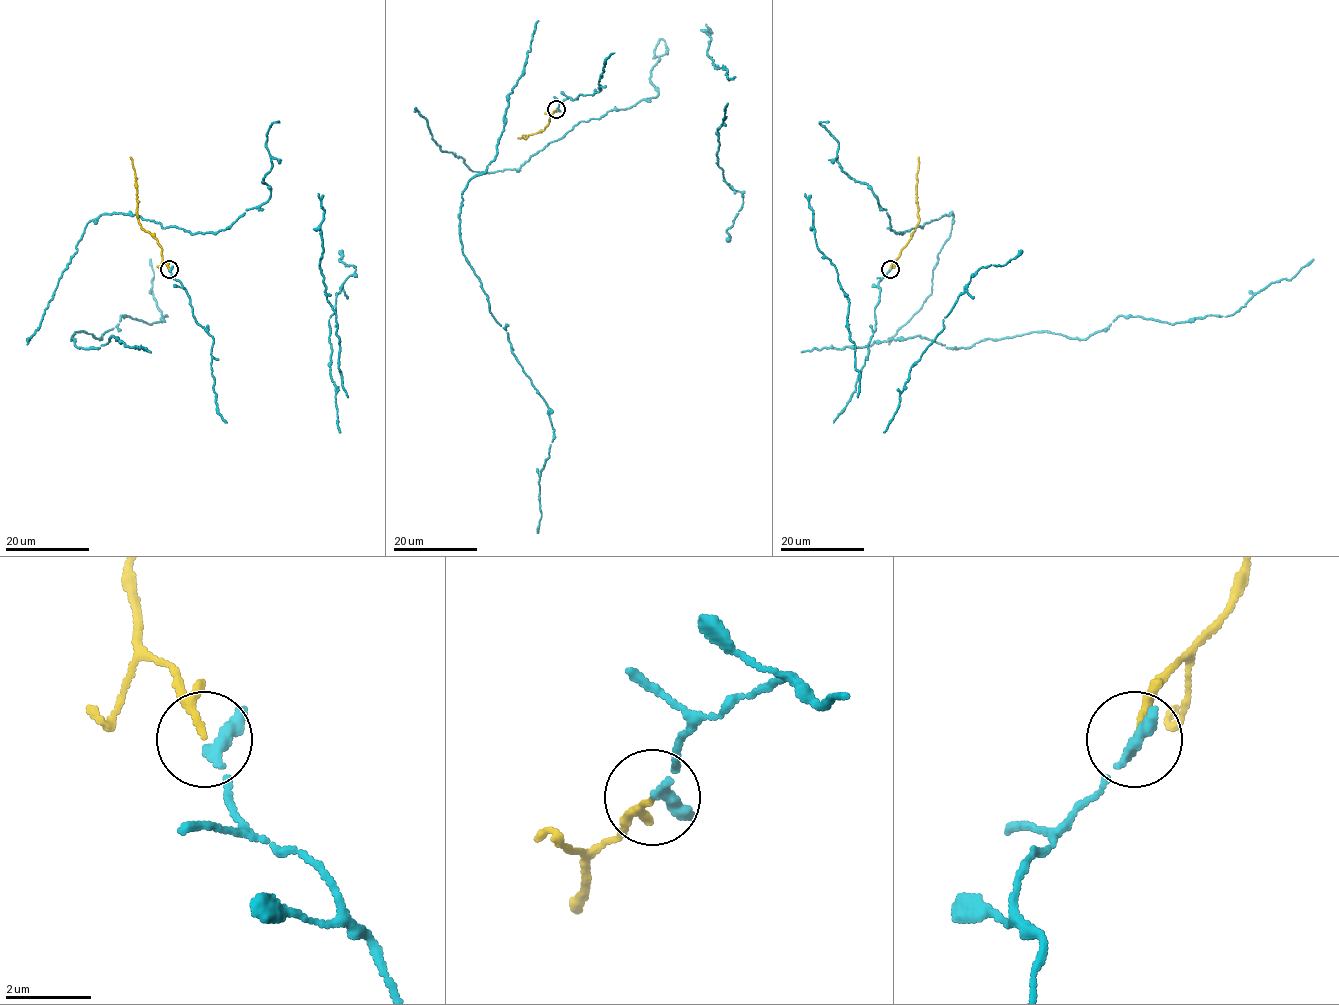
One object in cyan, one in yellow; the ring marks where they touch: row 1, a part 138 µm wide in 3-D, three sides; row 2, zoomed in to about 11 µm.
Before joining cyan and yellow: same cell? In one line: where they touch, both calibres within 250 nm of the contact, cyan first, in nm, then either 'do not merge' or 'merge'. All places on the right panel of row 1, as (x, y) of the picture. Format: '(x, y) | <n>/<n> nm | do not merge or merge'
(890, 269) | 240/140 nm | merge

